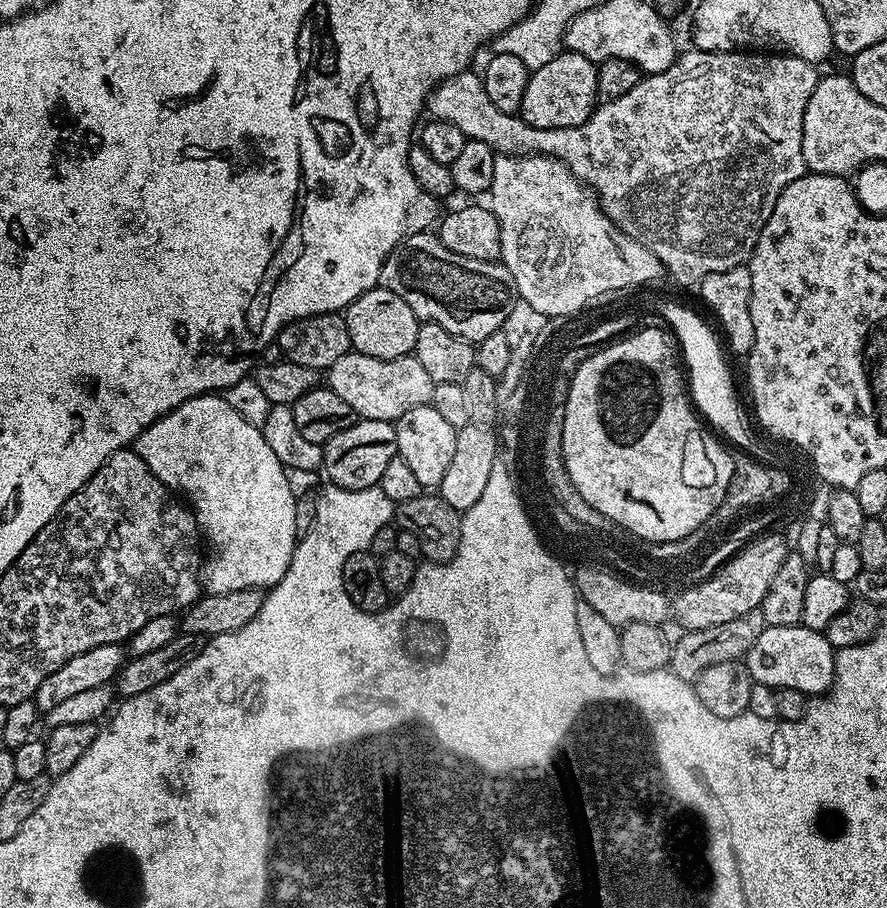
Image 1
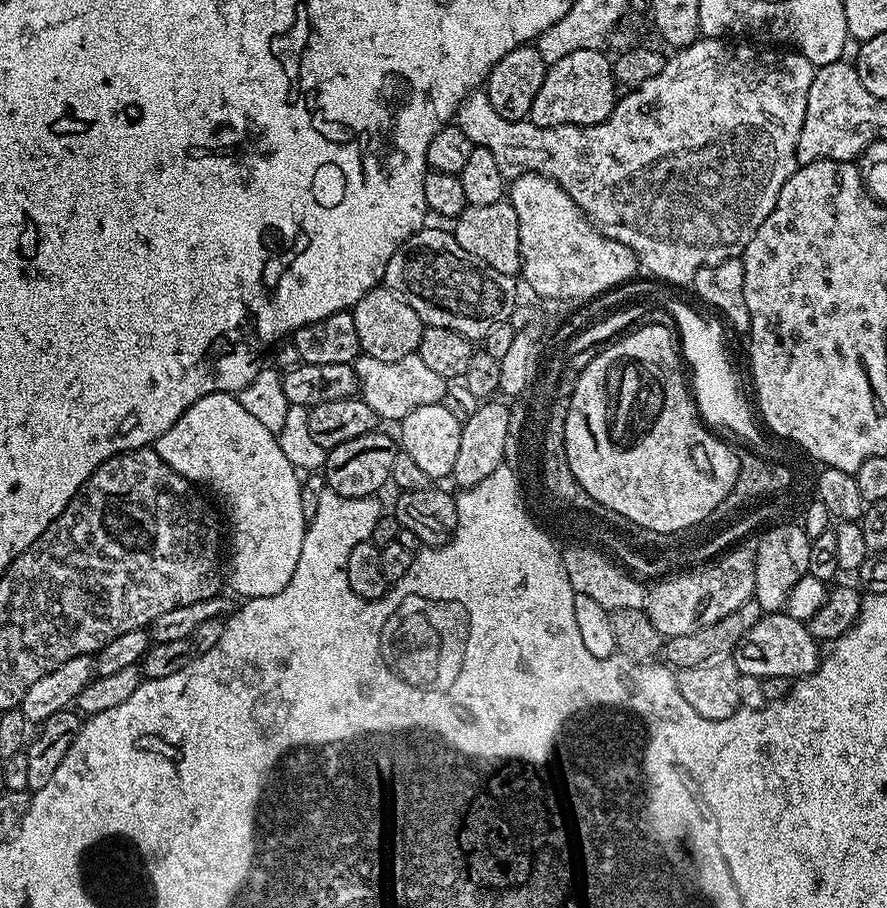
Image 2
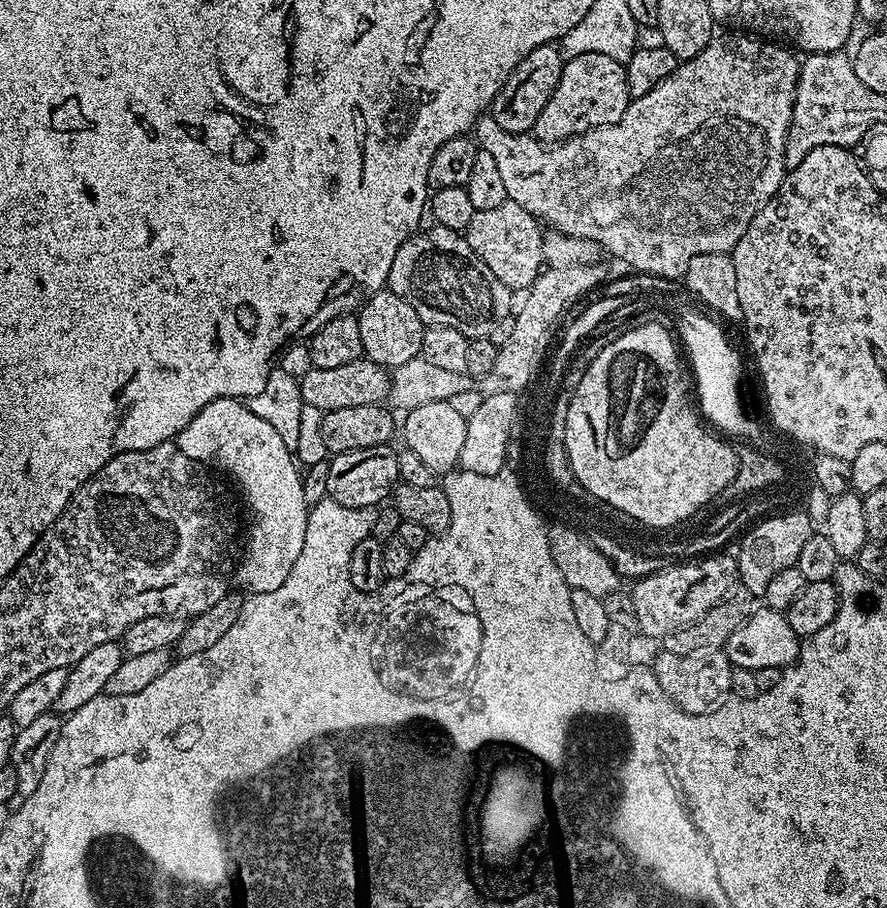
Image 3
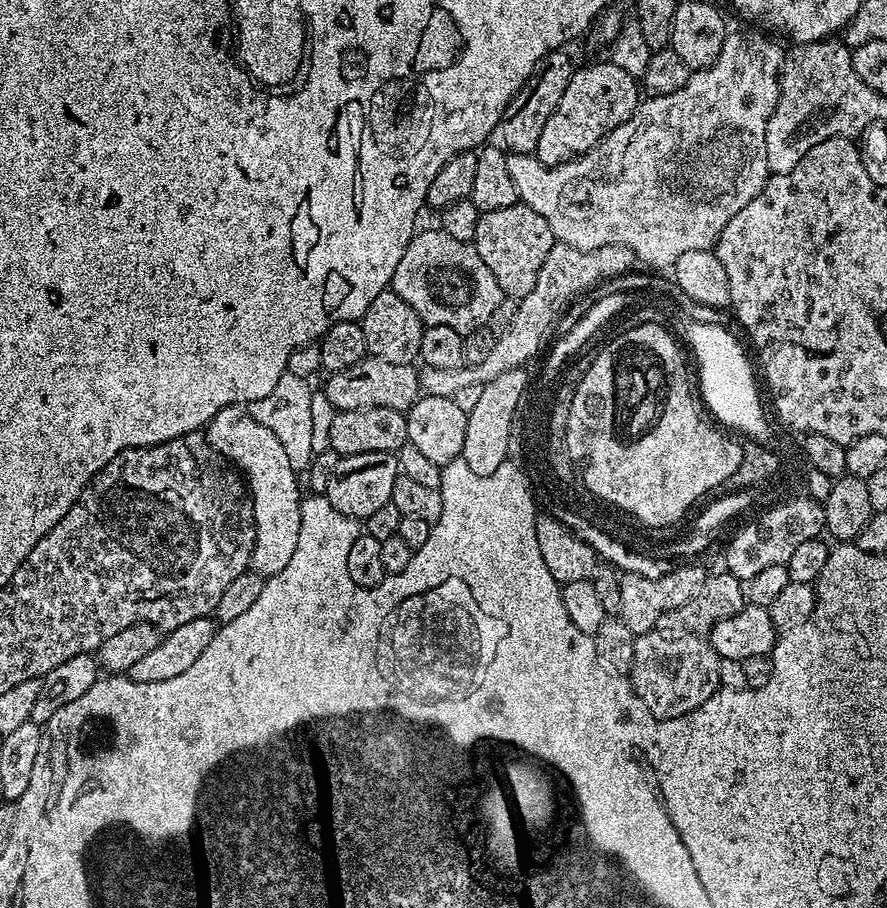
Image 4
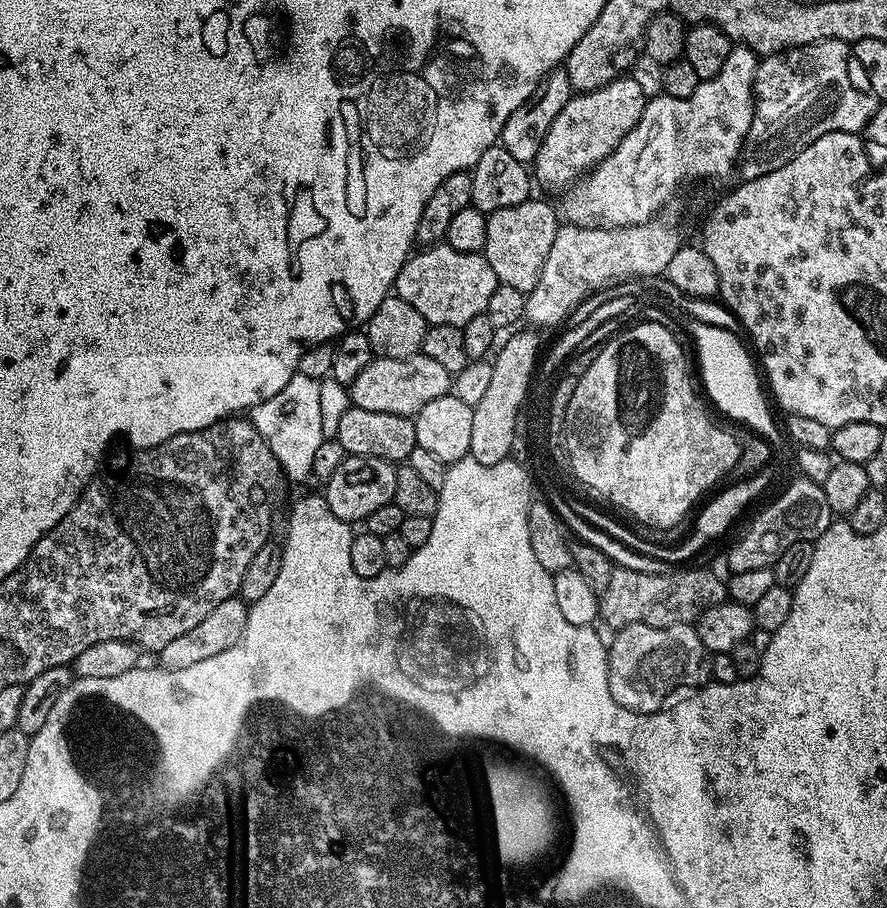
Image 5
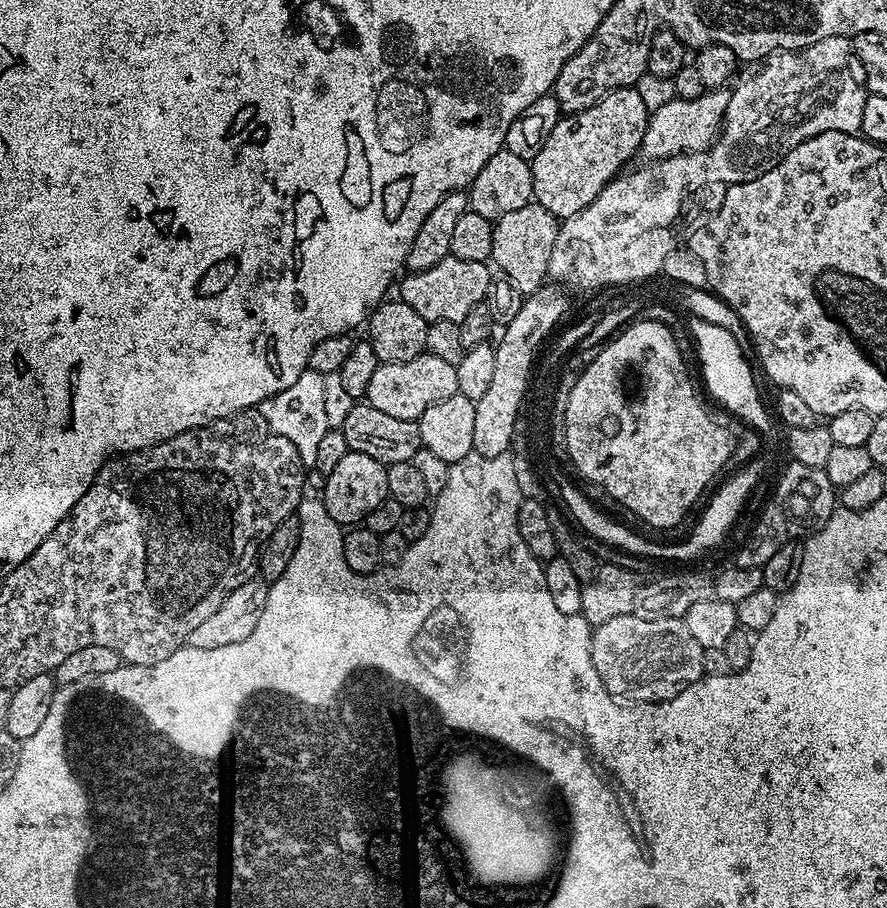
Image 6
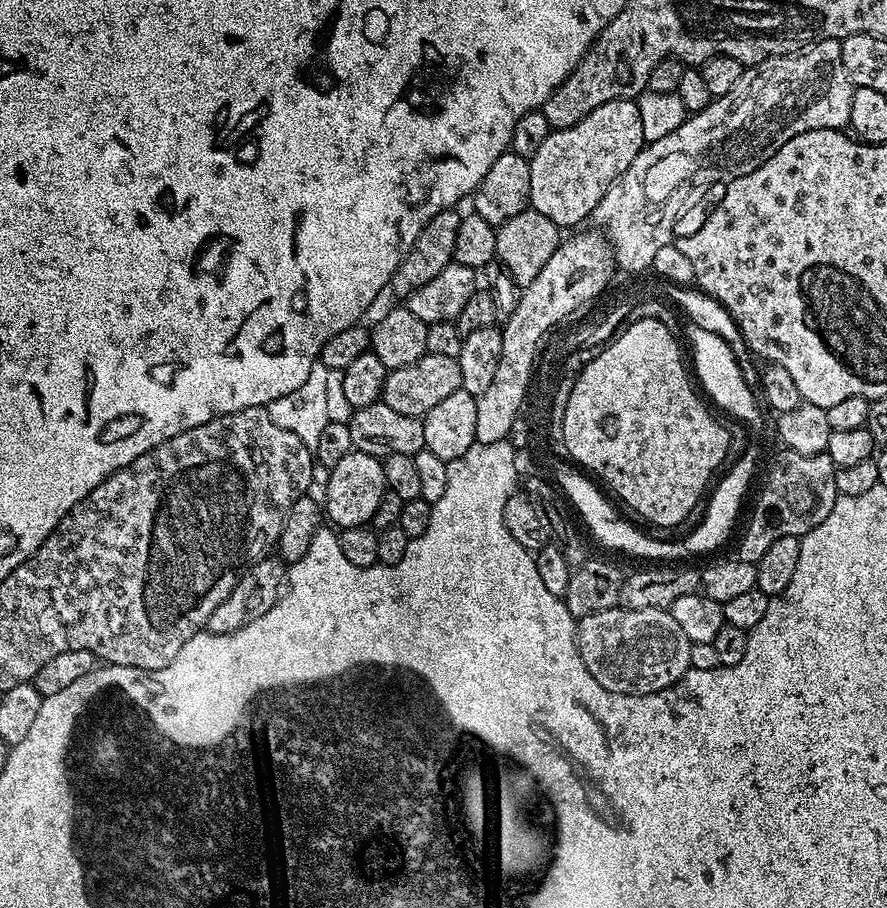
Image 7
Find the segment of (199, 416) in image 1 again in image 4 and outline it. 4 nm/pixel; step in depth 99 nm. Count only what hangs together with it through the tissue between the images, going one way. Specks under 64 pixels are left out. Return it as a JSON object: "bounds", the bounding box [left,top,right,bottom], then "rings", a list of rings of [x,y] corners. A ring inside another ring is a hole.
{"bounds":[206,406,302,578],"rings":[[[233,406],[218,410],[218,414],[206,425],[206,439],[216,452],[231,462],[242,473],[246,487],[252,497],[252,513],[256,523],[256,541],[252,551],[251,571],[259,572],[265,578],[274,578],[286,570],[286,565],[294,558],[294,550],[298,547],[298,530],[302,522],[300,501],[302,491],[297,472],[290,466],[290,458],[286,458],[286,450],[282,450],[282,442],[262,426],[243,407]]]}

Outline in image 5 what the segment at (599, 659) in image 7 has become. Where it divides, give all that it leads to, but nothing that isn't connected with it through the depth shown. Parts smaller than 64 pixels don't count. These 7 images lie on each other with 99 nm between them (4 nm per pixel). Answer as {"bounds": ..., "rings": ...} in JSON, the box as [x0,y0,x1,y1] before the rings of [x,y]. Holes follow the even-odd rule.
{"bounds":[606,622,710,712],"rings":[[[641,622],[621,628],[613,636],[616,637],[613,638],[612,644],[610,640],[606,648],[610,694],[614,694],[617,702],[630,710],[659,712],[669,703],[668,696],[675,697],[677,695],[675,692],[679,688],[695,690],[703,688],[705,684],[709,683],[708,659],[710,659],[710,653],[691,624],[675,624],[669,628],[659,628],[653,624]]]}

